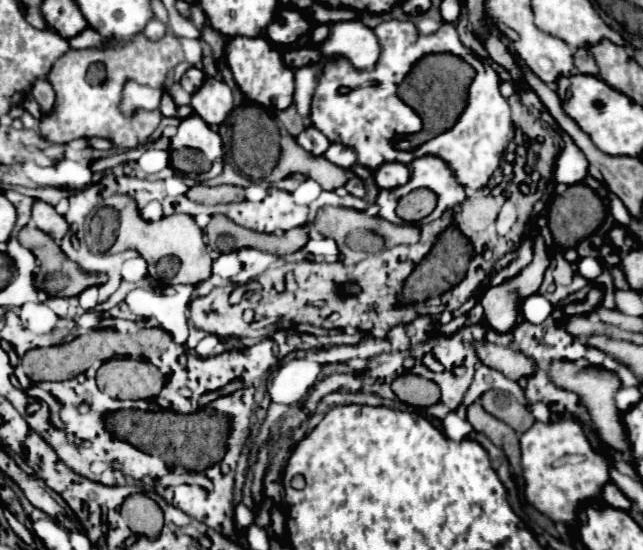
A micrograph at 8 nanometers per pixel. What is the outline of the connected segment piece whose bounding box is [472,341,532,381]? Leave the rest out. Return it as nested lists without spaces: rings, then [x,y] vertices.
[[[476,341],[472,345],[474,345],[478,359],[486,367],[500,371],[508,379],[518,381],[520,377],[532,375],[532,359],[528,359],[524,353],[512,351],[510,347],[494,345],[494,343],[488,343],[488,341]]]

